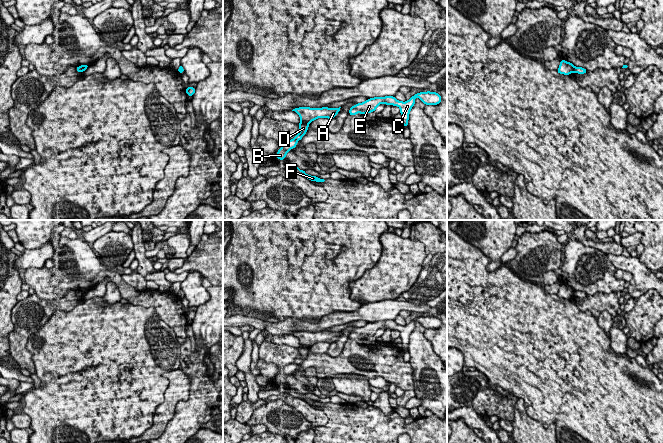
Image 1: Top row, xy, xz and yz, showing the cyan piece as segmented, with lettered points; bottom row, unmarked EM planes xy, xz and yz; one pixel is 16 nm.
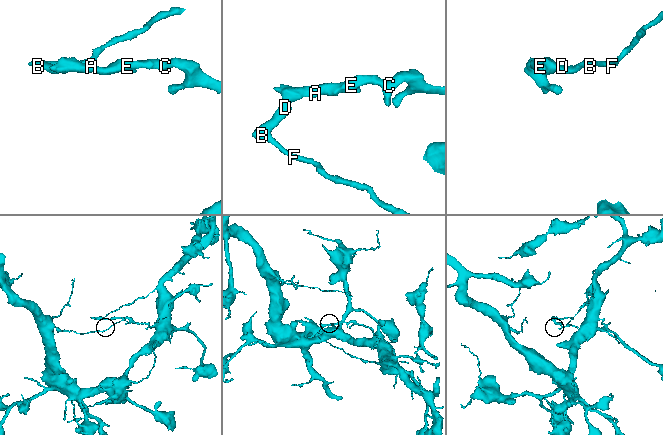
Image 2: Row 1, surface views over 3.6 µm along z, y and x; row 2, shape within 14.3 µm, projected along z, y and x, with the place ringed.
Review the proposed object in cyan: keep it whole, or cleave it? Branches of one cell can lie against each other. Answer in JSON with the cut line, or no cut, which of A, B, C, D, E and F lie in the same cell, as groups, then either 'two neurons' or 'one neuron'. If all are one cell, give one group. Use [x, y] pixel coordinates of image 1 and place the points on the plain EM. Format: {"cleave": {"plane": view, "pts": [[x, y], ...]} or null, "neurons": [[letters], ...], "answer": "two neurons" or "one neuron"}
{"cleave": {"plane": "xz", "pts": [[301, 344], [308, 347]]}, "neurons": [["A", "C", "E"], ["B", "D", "F"]], "answer": "two neurons"}

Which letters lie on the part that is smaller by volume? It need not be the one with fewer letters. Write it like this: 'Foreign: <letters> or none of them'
Foreign: A, C, E

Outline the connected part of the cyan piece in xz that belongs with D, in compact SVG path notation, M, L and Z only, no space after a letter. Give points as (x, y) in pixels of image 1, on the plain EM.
M301 345L299 347L299 353L300 353L300 356L292 363L292 364L289 364L285 367L283 367L283 369L281 370L281 372L278 374L277 378L276 378L276 381L279 383L279 384L284 384L285 381L286 381L286 378L293 372L295 372L297 370L297 366L299 364L302 363L302 361L306 358L306 356L308 355L308 347L304 346L304 345Z

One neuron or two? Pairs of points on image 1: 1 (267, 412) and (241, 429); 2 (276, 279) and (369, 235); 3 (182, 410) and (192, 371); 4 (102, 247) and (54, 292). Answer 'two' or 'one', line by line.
1: two
2: one
3: one
4: two

